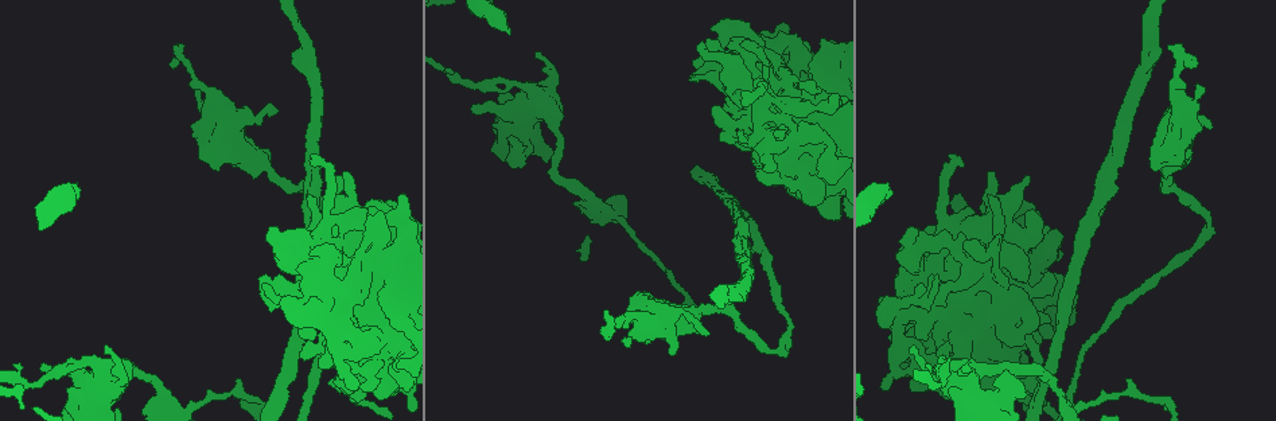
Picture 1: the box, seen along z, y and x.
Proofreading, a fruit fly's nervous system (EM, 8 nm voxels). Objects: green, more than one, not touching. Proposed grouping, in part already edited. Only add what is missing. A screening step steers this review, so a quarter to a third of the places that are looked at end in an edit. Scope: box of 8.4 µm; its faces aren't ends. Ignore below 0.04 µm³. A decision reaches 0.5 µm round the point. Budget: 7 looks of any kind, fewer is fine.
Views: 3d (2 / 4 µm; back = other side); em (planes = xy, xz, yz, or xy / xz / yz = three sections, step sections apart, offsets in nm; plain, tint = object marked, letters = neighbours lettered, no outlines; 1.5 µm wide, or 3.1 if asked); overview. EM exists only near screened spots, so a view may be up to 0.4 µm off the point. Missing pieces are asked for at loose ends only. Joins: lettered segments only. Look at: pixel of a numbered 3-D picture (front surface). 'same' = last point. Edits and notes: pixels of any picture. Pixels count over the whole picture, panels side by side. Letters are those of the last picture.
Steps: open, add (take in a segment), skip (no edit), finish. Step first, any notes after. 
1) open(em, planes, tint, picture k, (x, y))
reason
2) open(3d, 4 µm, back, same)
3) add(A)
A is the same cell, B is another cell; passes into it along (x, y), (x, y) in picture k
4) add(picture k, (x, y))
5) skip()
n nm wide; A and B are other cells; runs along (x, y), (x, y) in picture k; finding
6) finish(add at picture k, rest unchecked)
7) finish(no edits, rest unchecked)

open(3d, 4 µm, picture 1, (707, 333))
tapers out

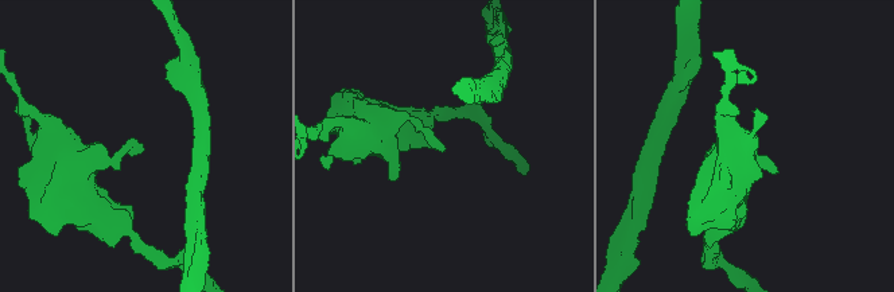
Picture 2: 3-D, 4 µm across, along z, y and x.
open(em, planes, letters, picture 2, (140, 145))

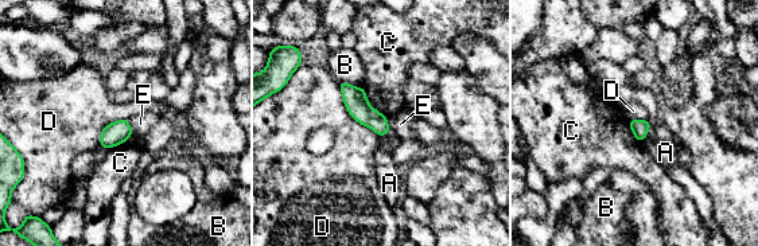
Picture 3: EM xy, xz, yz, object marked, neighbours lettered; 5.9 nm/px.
skip()
110 nm wide; A, B, C, D and E are other cells; border along (127, 120), (133, 131) in picture 3; none of them fits

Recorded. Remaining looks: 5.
open(em, xy, step 4, letters, picture 1, (106, 349))
tapers out

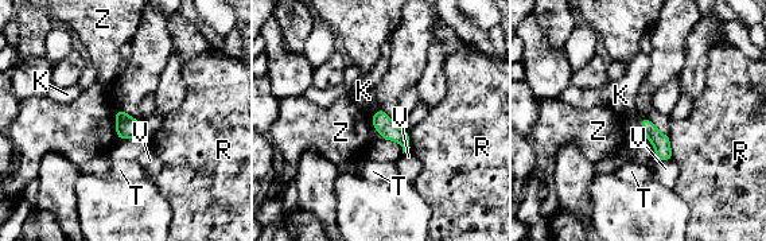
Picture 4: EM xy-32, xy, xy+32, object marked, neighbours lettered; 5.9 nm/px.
skip()
90 nm wide; K, R, T, V and Z are other cells; border along (117, 109), (116, 136) in picture 4; no lettered segment goes on from it

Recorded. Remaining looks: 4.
open(em, planes, letters, picture 1, (609, 311))
thin end

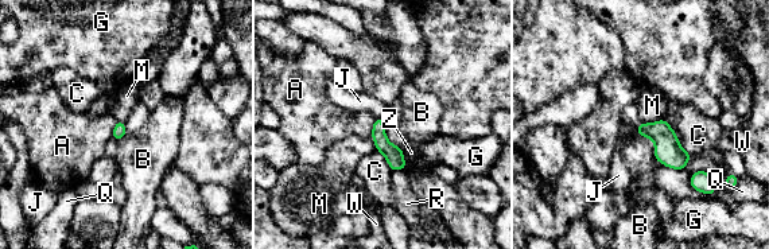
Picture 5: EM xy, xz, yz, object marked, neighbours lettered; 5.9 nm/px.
skip()
A, B, C, G, J, M, Q, R, W and Z are other cells; border along (663, 117), (652, 123), (641, 123) in picture 5; no lettered segment goes on from it

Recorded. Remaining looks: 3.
finish(no edits, rest unchecked)

